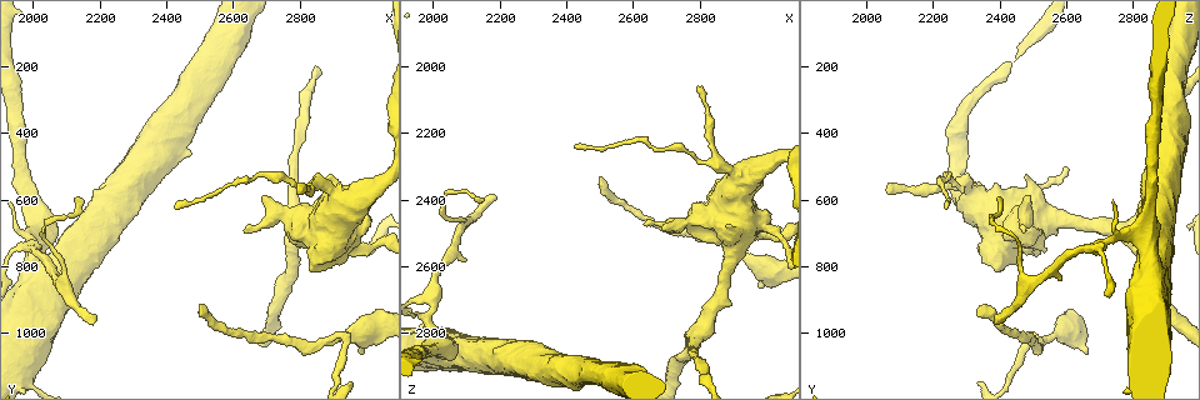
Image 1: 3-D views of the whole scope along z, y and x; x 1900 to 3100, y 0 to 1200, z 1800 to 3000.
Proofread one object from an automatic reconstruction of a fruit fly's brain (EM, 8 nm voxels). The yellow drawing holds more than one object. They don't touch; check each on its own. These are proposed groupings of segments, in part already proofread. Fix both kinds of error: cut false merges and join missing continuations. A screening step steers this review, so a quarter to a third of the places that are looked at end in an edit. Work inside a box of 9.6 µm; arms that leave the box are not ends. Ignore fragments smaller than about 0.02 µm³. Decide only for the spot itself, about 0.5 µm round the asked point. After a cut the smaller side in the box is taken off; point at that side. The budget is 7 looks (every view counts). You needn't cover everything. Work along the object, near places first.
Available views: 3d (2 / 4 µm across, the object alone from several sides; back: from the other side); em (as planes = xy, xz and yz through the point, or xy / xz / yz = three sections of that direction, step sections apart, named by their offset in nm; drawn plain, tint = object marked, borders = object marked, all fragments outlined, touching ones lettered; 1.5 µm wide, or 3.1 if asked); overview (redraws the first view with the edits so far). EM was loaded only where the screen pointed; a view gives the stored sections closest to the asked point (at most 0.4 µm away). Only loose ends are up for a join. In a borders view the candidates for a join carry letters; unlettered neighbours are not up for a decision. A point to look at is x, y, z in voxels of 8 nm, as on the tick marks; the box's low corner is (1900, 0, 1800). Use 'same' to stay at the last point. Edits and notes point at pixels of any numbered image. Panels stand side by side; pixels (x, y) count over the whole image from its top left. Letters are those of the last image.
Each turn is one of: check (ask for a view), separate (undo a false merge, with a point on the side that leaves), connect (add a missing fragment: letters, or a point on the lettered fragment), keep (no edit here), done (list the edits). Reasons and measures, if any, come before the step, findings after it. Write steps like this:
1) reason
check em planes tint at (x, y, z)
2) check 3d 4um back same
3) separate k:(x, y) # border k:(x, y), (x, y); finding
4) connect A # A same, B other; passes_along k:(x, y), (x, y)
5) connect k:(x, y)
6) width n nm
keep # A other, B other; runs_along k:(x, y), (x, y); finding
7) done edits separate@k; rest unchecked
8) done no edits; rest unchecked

branch stops here
check em xy step 4 borders at (2180, 980, 2380)

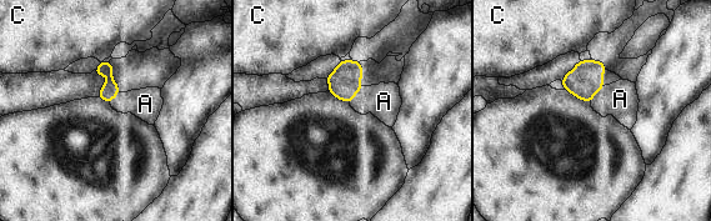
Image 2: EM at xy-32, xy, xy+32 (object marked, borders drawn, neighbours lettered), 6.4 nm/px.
connect A # A same, C other; passes_along 2:(344, 83), (355, 95), (384, 101); the neuron continues

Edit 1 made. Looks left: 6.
check overview

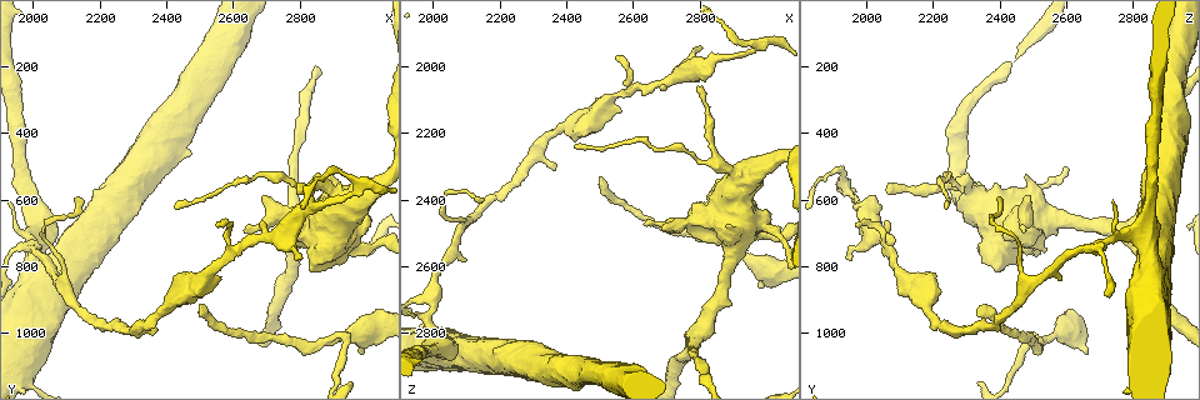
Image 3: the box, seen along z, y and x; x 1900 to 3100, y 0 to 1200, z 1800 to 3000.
free end
check em planes borders at (2500, 930, 2340)

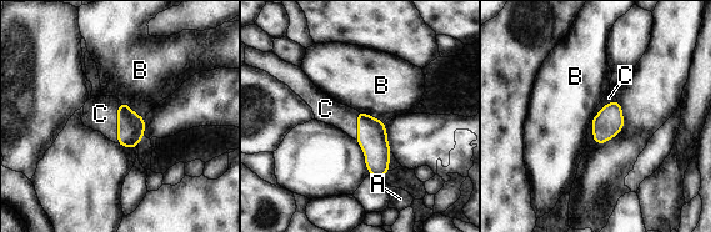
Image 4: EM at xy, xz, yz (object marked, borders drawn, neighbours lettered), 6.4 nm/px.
width 180 nm
connect C # A other, B other, C same; it goes on there

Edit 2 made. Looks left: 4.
check overview

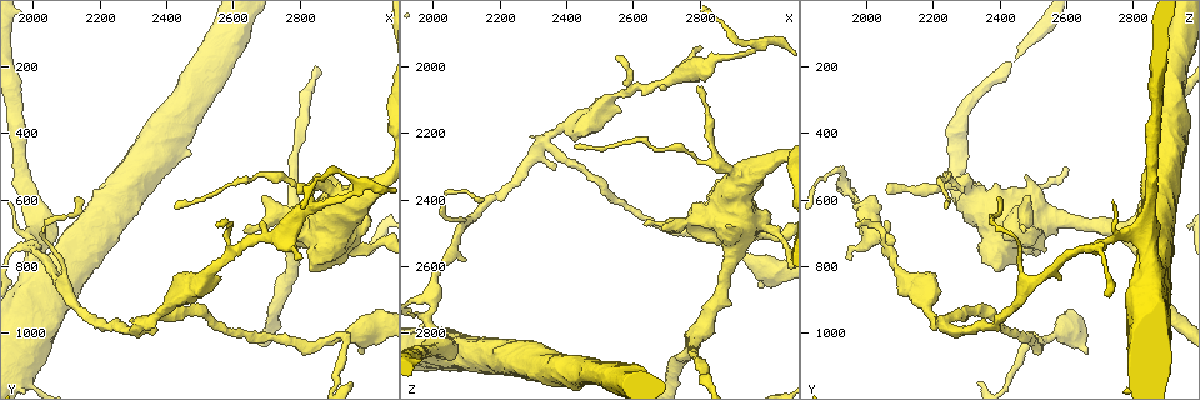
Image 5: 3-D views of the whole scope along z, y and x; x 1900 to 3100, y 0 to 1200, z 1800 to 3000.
an open end
check em planes plain at (2630, 690, 2480)

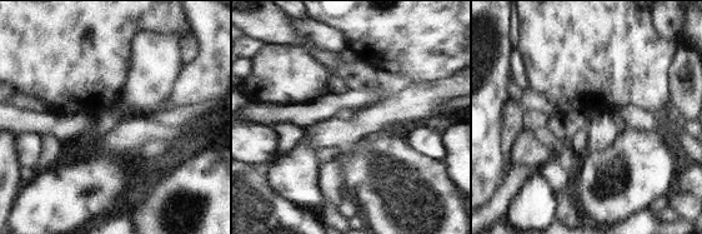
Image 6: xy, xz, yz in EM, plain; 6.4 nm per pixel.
check em planes borders same

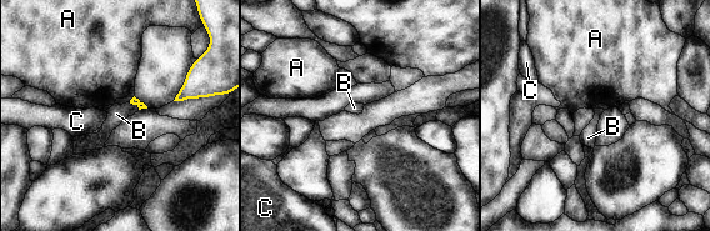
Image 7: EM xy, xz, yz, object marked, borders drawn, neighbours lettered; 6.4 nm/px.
keep # A other, B other, C other; no lettered fragment goes on from it

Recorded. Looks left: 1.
done edits connect@2, connect@4; rest unchecked

